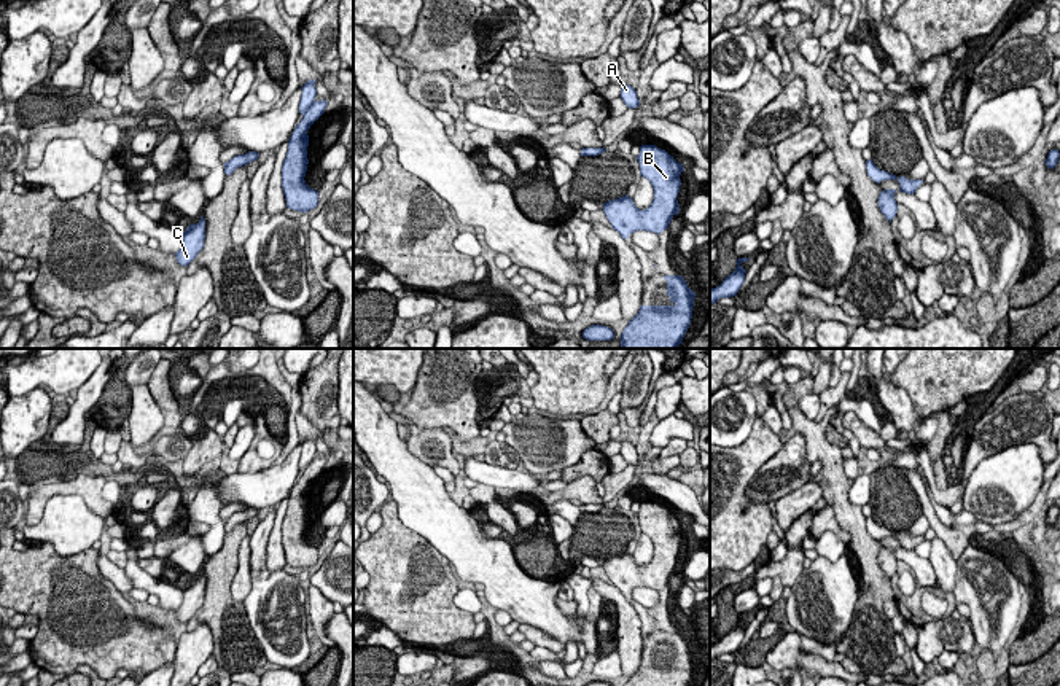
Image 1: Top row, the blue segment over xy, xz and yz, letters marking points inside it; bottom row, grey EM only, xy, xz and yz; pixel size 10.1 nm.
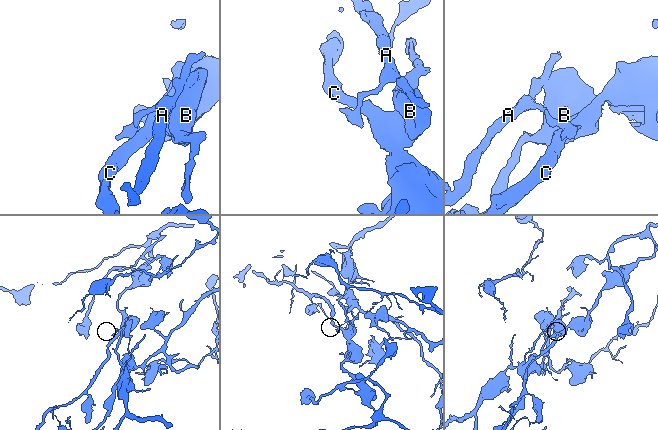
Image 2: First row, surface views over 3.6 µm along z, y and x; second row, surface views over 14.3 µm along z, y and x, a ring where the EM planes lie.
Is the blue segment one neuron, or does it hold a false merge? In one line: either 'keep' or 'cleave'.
cleave

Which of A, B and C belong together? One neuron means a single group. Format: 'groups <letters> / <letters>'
groups A / B C

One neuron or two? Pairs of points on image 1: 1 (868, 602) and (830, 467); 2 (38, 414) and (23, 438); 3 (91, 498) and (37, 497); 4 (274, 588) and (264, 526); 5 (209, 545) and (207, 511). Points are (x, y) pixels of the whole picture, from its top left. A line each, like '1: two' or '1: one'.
1: one
2: one
3: one
4: one
5: one

